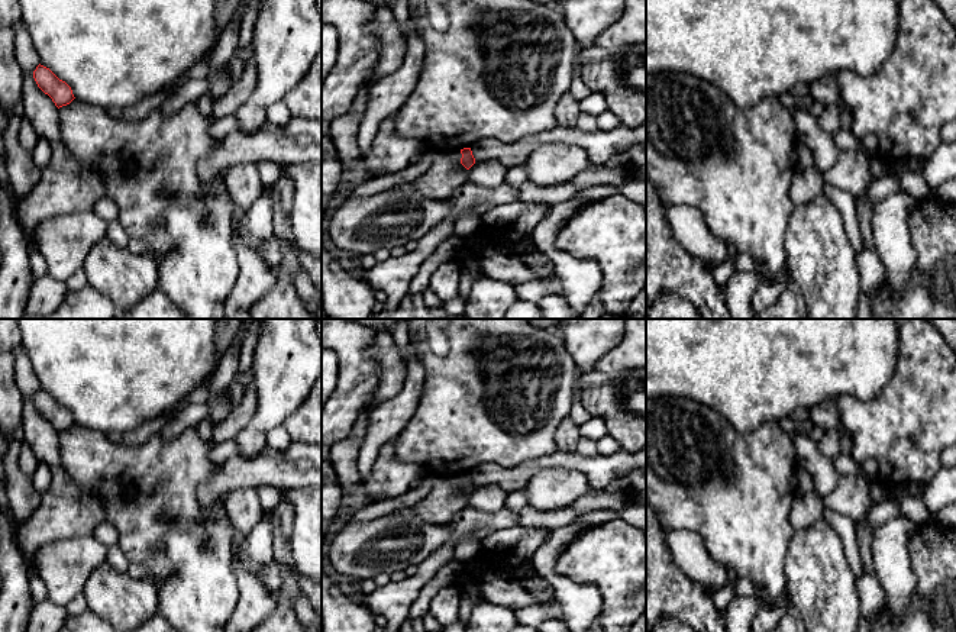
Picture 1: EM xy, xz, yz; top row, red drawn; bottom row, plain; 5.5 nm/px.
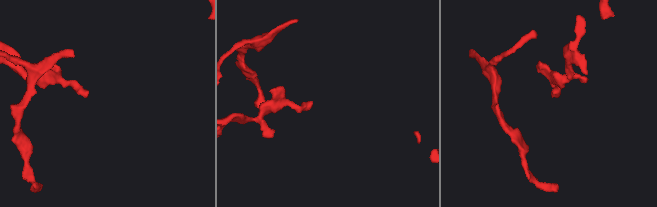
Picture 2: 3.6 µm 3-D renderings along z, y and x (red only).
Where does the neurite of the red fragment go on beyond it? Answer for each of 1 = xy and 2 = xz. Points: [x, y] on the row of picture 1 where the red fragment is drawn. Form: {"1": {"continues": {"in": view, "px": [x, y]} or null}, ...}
{"1": {"continues": null}, "2": {"continues": null}}

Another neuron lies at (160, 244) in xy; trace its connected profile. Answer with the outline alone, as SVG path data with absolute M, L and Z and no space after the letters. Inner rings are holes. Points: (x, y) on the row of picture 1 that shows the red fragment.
M155 230L152 236L146 239L130 238L127 249L138 255L151 257L156 267L159 258L172 249L174 244L171 238L164 230Z

